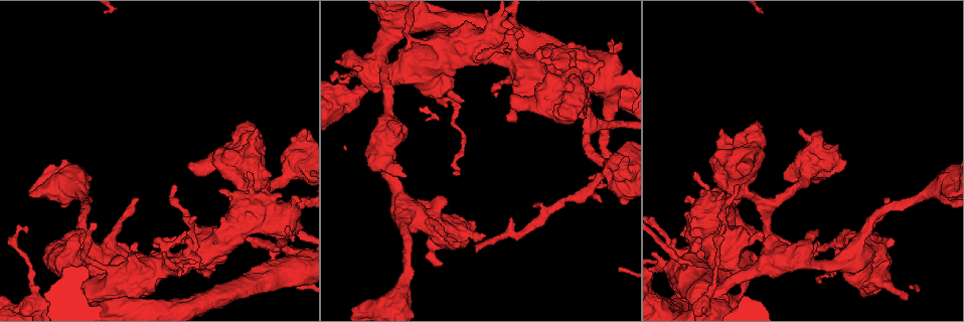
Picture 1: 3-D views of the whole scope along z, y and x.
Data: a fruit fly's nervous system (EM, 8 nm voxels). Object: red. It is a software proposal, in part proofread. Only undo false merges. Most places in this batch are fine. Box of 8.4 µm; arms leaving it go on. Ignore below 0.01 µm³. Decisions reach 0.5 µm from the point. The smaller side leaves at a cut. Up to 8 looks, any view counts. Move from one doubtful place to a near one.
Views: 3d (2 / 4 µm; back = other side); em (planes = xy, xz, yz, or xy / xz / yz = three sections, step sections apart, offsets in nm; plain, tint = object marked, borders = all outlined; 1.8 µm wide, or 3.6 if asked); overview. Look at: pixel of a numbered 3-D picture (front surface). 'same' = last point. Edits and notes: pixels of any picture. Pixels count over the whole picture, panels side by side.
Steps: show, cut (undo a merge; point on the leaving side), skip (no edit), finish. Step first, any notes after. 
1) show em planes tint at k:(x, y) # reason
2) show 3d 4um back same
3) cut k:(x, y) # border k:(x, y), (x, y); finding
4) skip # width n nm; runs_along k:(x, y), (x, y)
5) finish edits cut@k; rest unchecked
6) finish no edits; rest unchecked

show em planes tint at 1:(714, 210) # touches itself

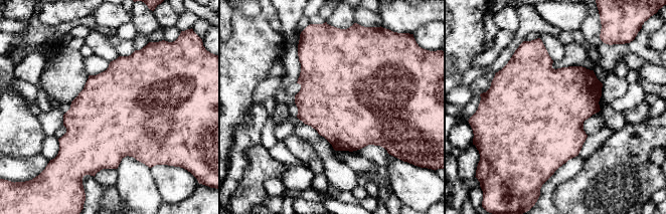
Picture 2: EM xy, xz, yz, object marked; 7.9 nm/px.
skip # width 700 nm; continuous, no second neuron

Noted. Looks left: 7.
show 3d 4um back at 1:(164, 270) # sharp bend

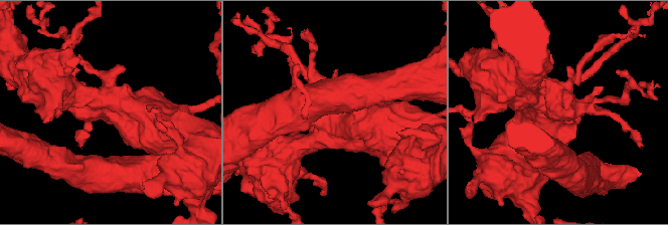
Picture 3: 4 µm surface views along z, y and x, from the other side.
show em 3.6um planes borders at 3:(109, 107)

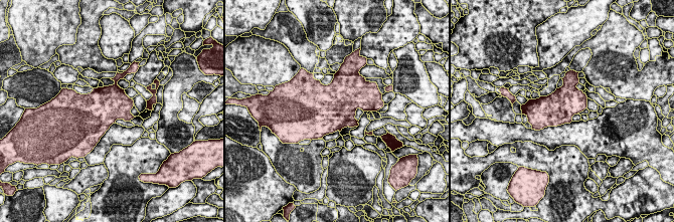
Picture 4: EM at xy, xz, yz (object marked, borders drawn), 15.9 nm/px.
skip # continuous, no second neuron

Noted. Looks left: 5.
show em 3.6um xz step 4 tint at 1:(721, 292)

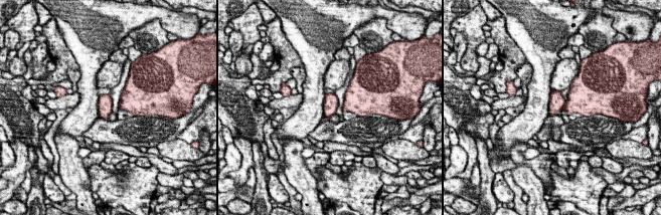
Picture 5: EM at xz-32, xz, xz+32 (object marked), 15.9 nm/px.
show em 3.6um planes tint same # another direction

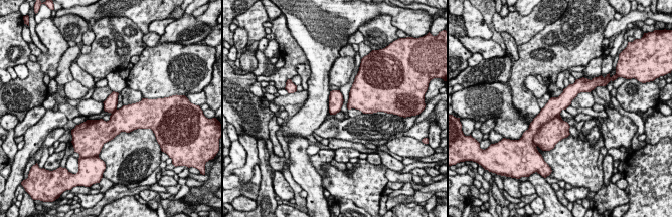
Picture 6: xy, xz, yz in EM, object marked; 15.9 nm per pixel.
skip # width 220 nm; continuous, no second neuron

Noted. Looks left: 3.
show 3d 4um at 1:(873, 273) # calibre changes

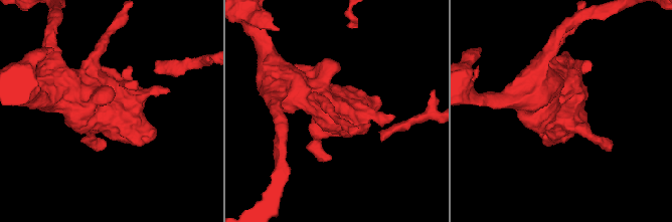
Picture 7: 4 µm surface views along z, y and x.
show em 3.6um planes tint at 7:(117, 112) # arms 4

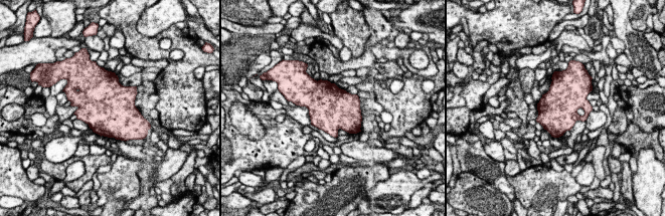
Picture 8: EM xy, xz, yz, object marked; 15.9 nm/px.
skip # all the same neuron

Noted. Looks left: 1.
finish no edits; rest unchecked

